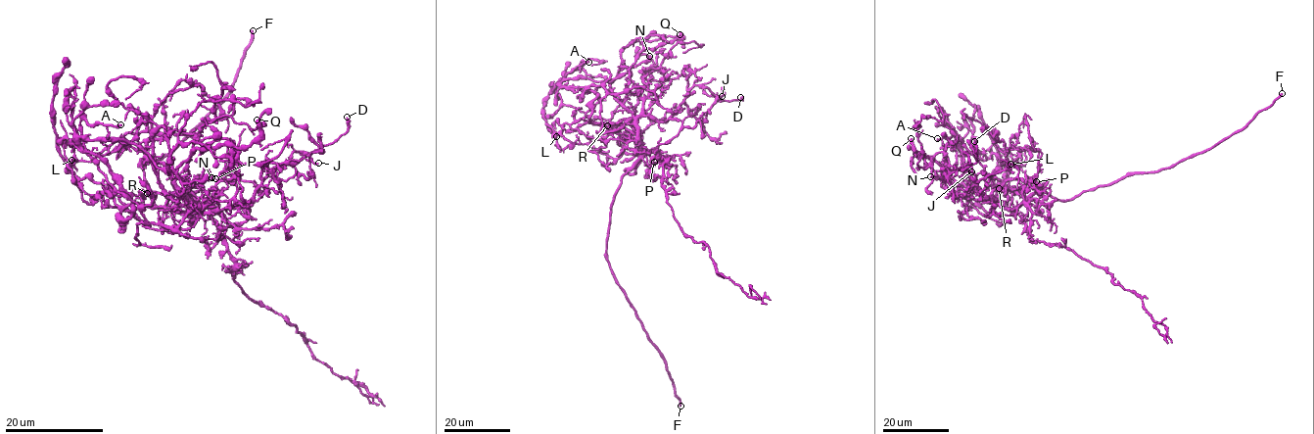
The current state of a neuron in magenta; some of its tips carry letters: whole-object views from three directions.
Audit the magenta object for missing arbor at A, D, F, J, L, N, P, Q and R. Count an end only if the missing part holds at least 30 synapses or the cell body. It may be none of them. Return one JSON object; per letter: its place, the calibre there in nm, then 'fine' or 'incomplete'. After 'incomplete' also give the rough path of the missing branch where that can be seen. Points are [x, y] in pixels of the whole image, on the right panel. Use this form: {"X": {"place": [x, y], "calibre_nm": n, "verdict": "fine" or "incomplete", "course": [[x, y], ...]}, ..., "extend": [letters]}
{"A": {"place": [937, 138], "calibre_nm": 110, "verdict": "fine"}, "D": {"place": [974, 141], "calibre_nm": 360, "verdict": "fine"}, "F": {"place": [1282, 93], "calibre_nm": 240, "verdict": "incomplete"}, "J": {"place": [971, 171], "calibre_nm": 150, "verdict": "fine"}, "L": {"place": [1010, 164], "calibre_nm": 140, "verdict": "fine"}, "N": {"place": [930, 176], "calibre_nm": 160, "verdict": "fine"}, "P": {"place": [1036, 181], "calibre_nm": 240, "verdict": "fine"}, "Q": {"place": [911, 138], "calibre_nm": 460, "verdict": "fine"}, "R": {"place": [999, 188], "calibre_nm": 180, "verdict": "incomplete", "course": [[999, 188], [985, 197], [990, 202]]}, "extend": ["F", "R"]}

